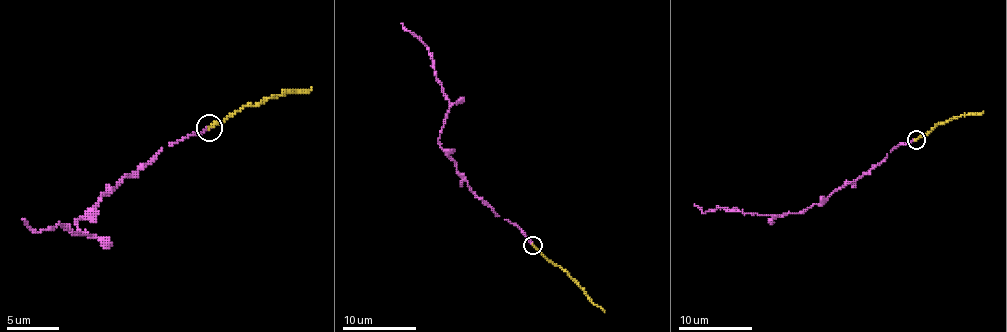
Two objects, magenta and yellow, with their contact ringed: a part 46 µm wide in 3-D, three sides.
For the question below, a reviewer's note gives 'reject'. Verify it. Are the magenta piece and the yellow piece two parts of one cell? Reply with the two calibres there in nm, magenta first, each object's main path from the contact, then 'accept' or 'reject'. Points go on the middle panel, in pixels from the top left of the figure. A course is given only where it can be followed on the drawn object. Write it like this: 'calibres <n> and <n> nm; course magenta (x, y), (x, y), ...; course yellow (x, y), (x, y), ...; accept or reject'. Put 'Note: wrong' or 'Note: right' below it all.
calibres 140 and 160 nm; course magenta (532, 243), (475, 193), (441, 147), (438, 140), (449, 99), (436, 77), (432, 55), (401, 23); course yellow (532, 245), (560, 266), (604, 312); reject
Note: right

